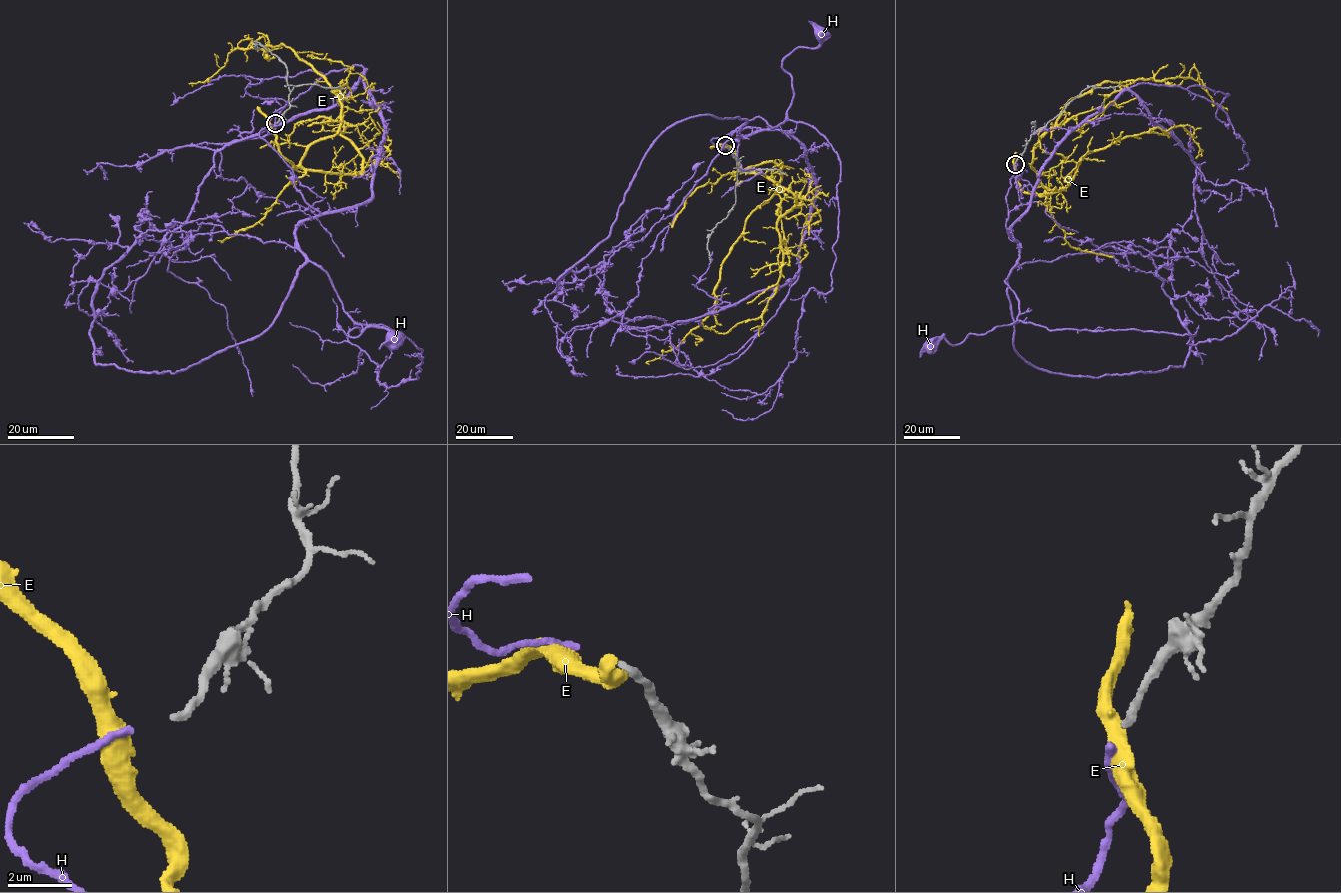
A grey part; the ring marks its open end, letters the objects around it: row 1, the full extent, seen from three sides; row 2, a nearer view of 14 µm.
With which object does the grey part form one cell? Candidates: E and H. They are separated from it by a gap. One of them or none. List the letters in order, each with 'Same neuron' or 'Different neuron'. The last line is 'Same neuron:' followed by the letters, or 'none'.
E: Different neuron
H: Same neuron
Same neuron: H

